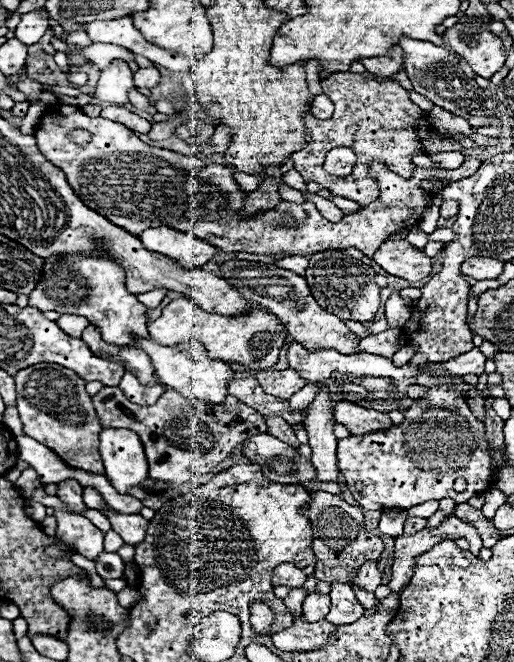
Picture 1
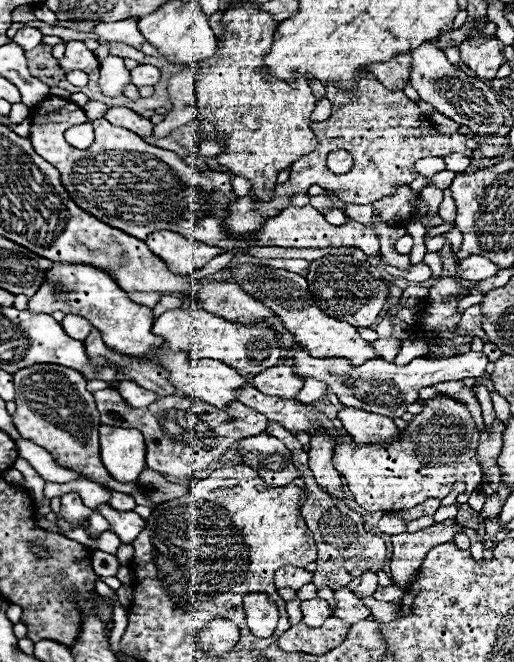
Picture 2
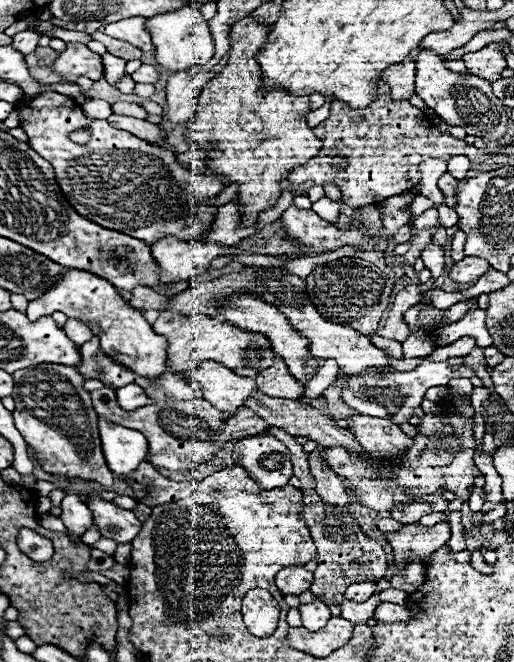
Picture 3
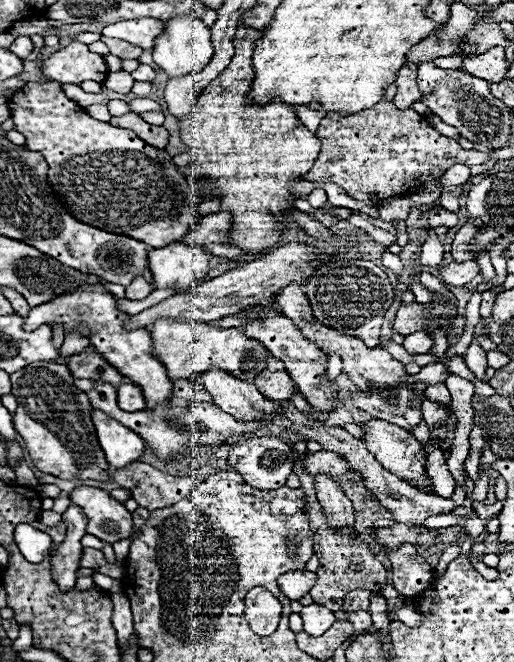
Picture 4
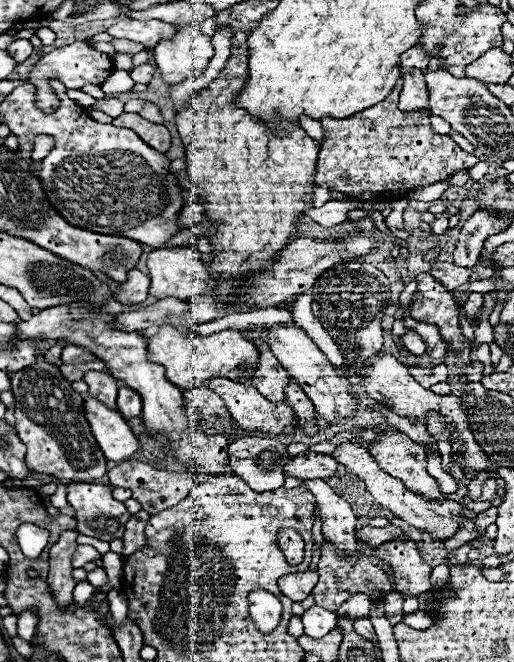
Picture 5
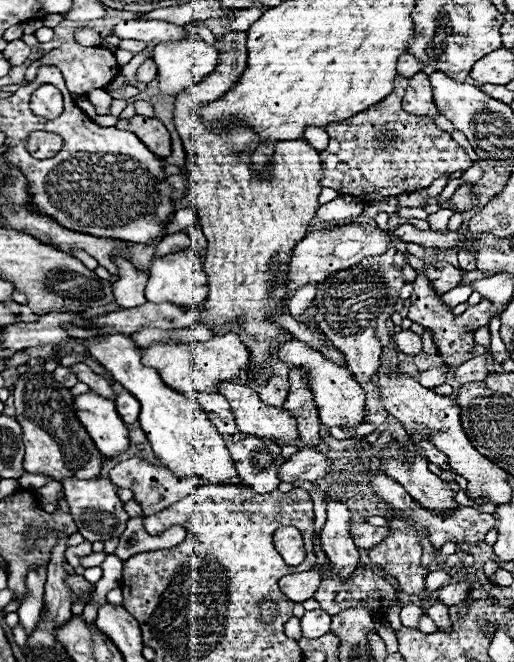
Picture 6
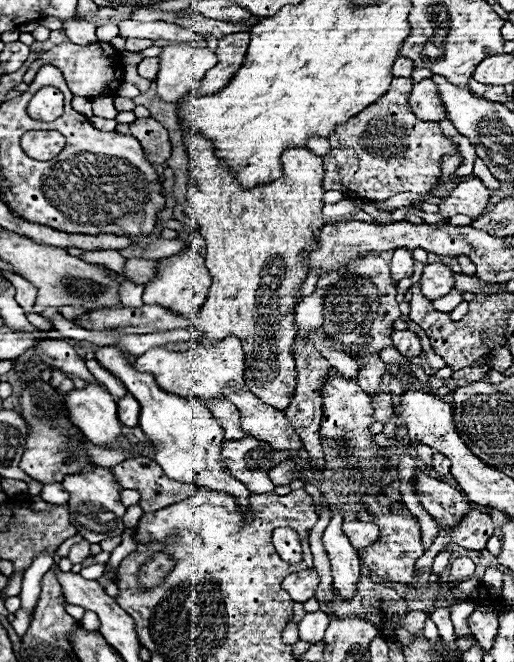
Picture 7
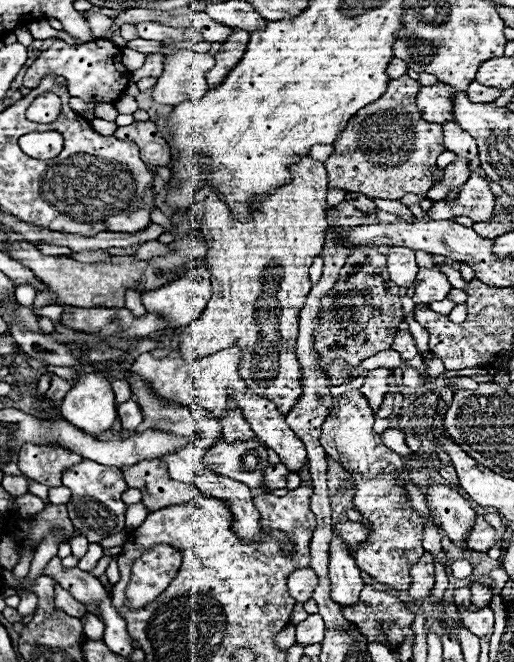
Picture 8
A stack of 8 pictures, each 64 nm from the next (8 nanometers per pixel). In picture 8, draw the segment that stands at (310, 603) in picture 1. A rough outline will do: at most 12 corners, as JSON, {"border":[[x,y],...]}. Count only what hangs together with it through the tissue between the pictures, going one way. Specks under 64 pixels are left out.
{"border":[[310,614],[296,626],[296,644],[312,646],[324,640],[324,620]]}

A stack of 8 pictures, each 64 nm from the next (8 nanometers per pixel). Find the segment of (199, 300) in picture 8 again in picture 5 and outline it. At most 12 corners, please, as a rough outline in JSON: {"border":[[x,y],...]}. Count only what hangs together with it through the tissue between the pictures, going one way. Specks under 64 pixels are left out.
{"border":[[198,248],[148,256],[150,296],[194,302],[208,288]]}

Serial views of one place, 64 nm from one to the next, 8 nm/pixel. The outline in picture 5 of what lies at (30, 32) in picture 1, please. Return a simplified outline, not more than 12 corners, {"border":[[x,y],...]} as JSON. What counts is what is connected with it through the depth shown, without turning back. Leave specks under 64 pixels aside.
{"border":[[14,40],[6,52],[18,64],[34,50],[28,40]]}

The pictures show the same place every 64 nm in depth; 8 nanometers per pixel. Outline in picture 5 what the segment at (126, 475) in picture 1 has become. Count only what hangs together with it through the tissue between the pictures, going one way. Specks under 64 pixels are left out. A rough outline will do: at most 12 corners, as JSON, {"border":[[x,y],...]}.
{"border":[[84,396],[90,430],[108,460],[140,448],[126,420]]}

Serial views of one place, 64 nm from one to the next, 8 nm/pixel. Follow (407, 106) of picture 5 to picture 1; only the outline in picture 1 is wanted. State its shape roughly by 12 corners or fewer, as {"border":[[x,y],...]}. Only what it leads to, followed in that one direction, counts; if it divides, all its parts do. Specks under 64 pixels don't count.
{"border":[[394,46],[382,58],[362,60],[380,78],[394,78],[404,70],[404,52]]}

